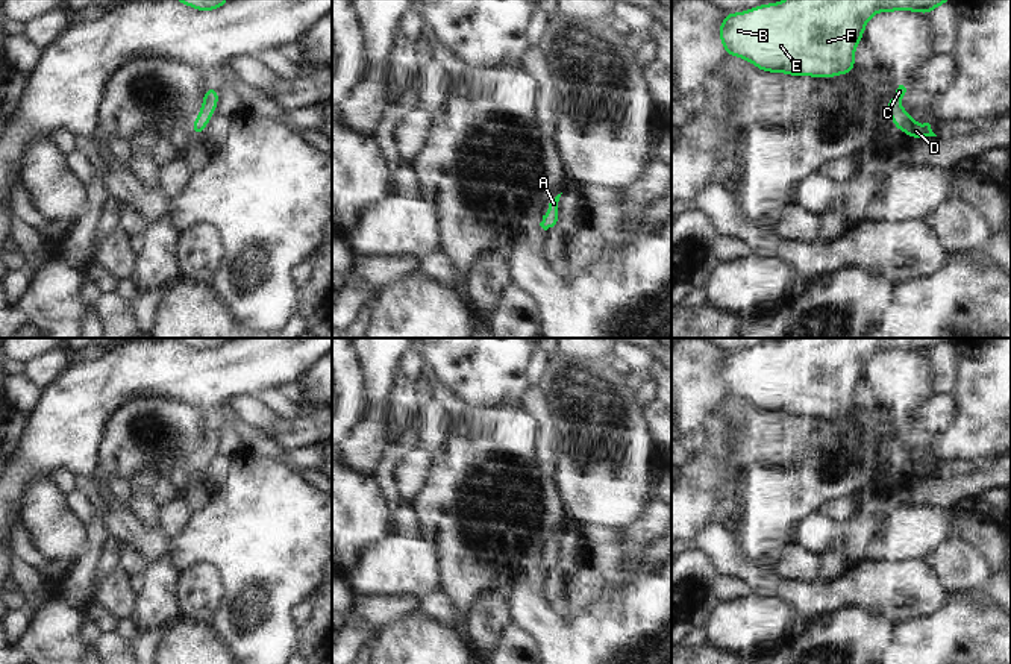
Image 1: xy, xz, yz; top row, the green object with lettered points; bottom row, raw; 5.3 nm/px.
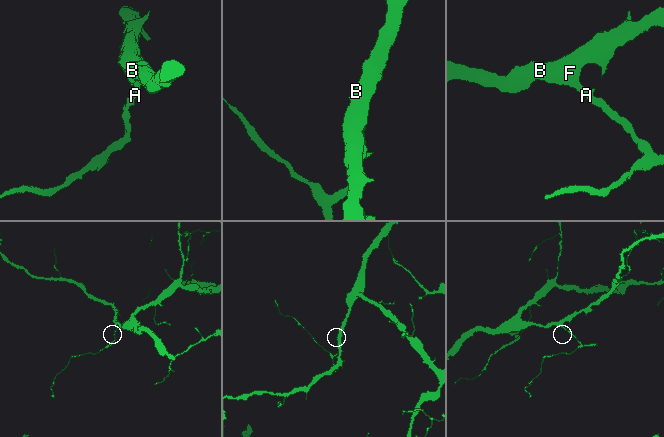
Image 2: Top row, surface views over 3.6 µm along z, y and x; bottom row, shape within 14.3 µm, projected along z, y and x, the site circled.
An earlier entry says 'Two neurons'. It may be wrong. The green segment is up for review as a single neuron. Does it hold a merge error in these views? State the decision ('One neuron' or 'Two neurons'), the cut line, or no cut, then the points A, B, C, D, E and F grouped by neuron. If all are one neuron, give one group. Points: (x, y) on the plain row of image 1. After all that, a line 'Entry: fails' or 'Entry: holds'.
One neuron. No split. Groups: A B C D E F
Entry: fails

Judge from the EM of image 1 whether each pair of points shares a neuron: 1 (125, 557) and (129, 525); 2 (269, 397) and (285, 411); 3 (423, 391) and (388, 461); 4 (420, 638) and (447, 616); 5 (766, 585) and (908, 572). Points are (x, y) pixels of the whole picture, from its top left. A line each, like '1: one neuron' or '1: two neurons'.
1: two neurons
2: one neuron
3: one neuron
4: two neurons
5: one neuron

